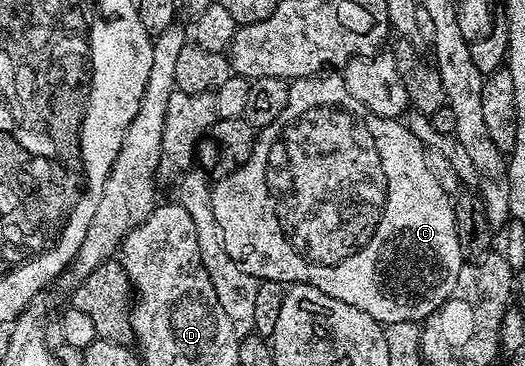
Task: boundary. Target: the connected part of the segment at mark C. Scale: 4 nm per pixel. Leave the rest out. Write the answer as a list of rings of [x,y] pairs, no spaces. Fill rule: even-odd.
[[[320,72],[318,74],[312,74],[309,78],[296,78],[289,85],[289,100],[285,104],[285,112],[281,112],[281,116],[277,116],[277,120],[273,120],[273,124],[262,127],[258,131],[255,139],[255,147],[253,148],[253,156],[249,156],[249,160],[245,160],[245,164],[241,164],[231,174],[224,174],[216,181],[211,188],[211,203],[213,204],[213,216],[217,220],[217,228],[221,228],[221,236],[225,240],[225,252],[229,252],[229,256],[235,263],[239,265],[245,272],[249,272],[254,278],[262,281],[277,281],[282,284],[302,284],[304,286],[316,286],[321,292],[325,292],[329,296],[333,296],[333,300],[341,300],[345,304],[353,304],[357,308],[361,308],[361,312],[369,312],[369,316],[373,316],[373,320],[388,324],[390,322],[397,321],[411,321],[415,323],[422,323],[428,318],[435,310],[440,310],[445,304],[445,300],[453,292],[453,288],[457,284],[457,276],[461,272],[461,268],[465,264],[463,253],[461,252],[461,244],[457,240],[457,224],[455,223],[455,204],[450,200],[444,189],[440,187],[435,180],[433,180],[433,174],[429,172],[424,156],[425,147],[419,142],[417,136],[413,134],[407,124],[402,121],[393,118],[382,118],[377,116],[373,112],[369,112],[369,108],[365,108],[365,104],[361,104],[361,100],[355,99],[349,92],[349,88],[345,88],[342,77],[335,72]],[[341,122],[355,122],[359,124],[367,136],[371,138],[371,144],[373,144],[373,154],[375,154],[375,160],[379,162],[379,172],[377,172],[377,182],[381,182],[381,188],[383,188],[383,198],[381,198],[381,204],[379,204],[379,210],[377,210],[377,216],[375,216],[375,224],[369,232],[369,236],[365,238],[363,244],[359,244],[351,254],[345,254],[341,260],[337,262],[321,262],[321,260],[315,260],[311,258],[303,248],[299,248],[293,240],[293,226],[291,226],[291,214],[285,214],[285,208],[291,206],[291,194],[287,192],[287,196],[281,196],[281,192],[277,190],[277,184],[271,184],[271,172],[273,172],[273,150],[277,146],[293,146],[297,144],[297,148],[305,150],[303,148],[303,136],[309,136],[311,142],[307,142],[307,148],[311,150],[307,154],[307,158],[313,158],[315,154],[317,156],[323,156],[325,152],[315,152],[315,144],[323,144],[325,148],[325,140],[319,142],[319,138],[329,138],[329,134],[333,132],[331,128],[337,128],[339,134],[343,134],[343,124]]]

